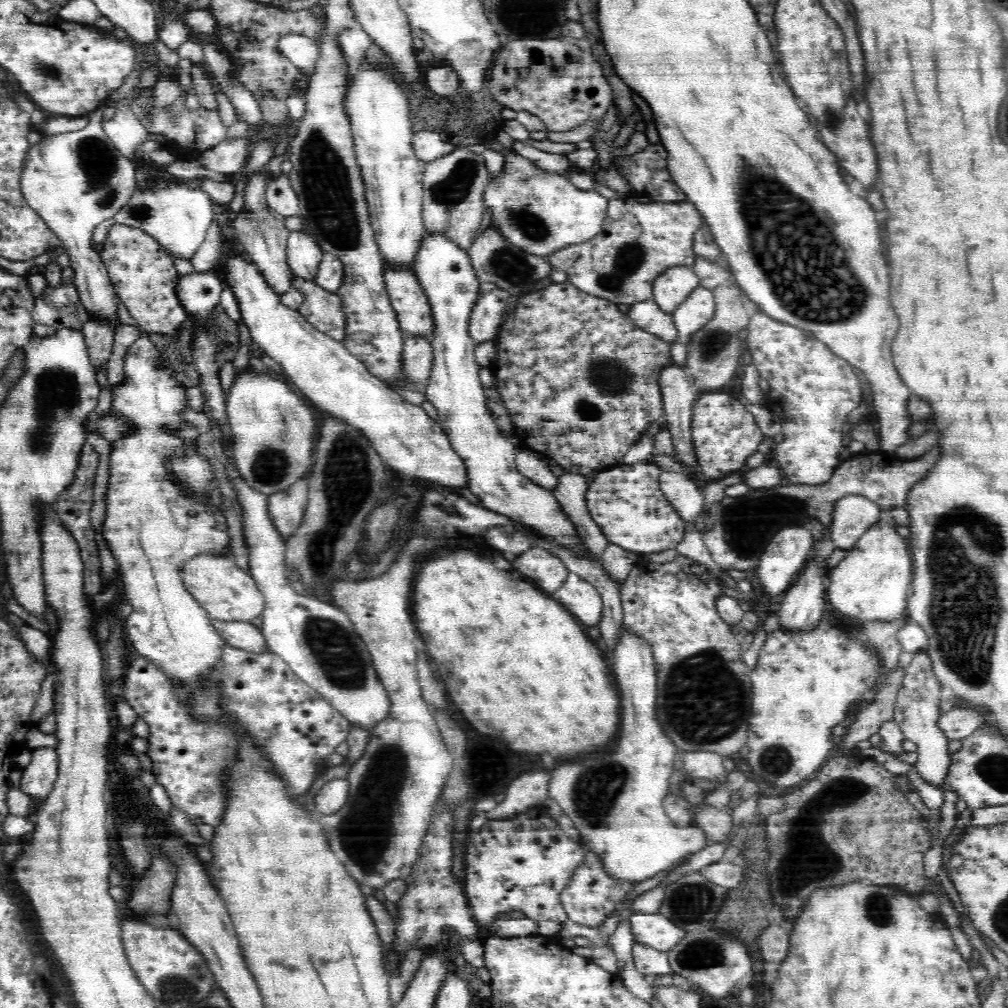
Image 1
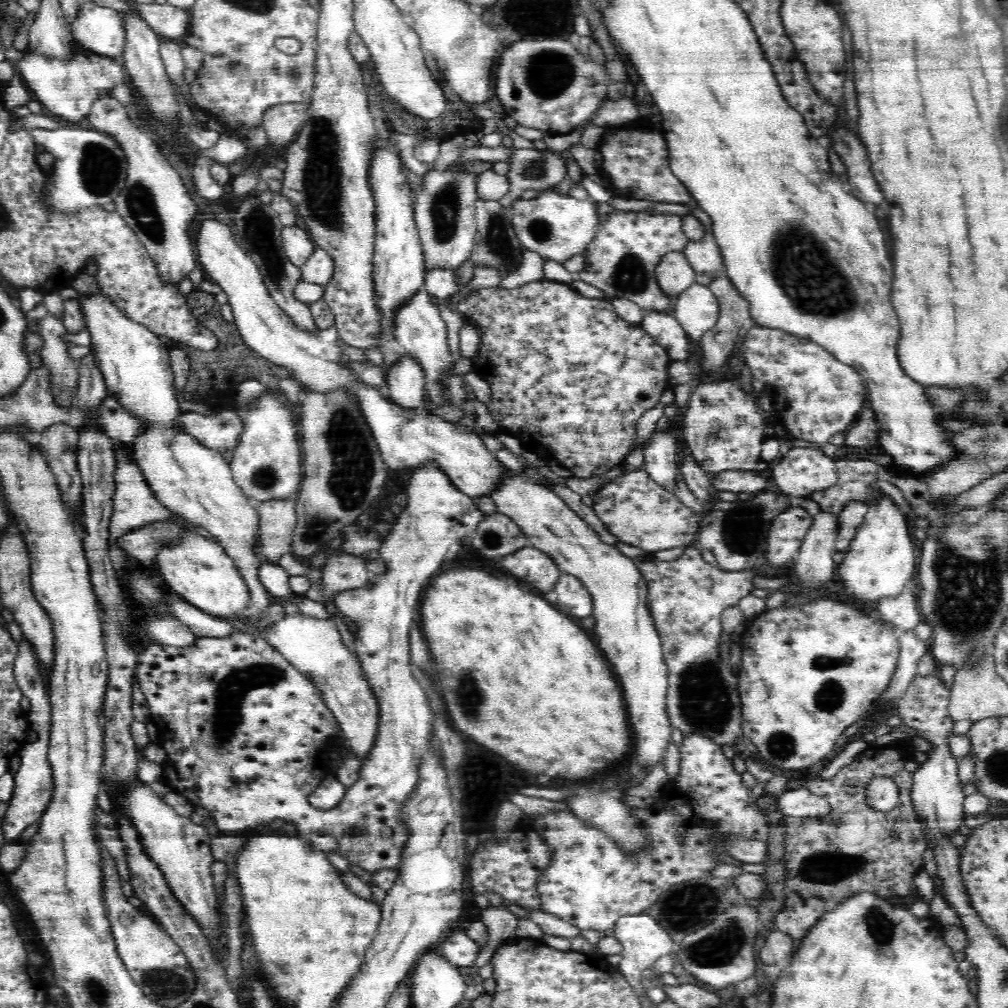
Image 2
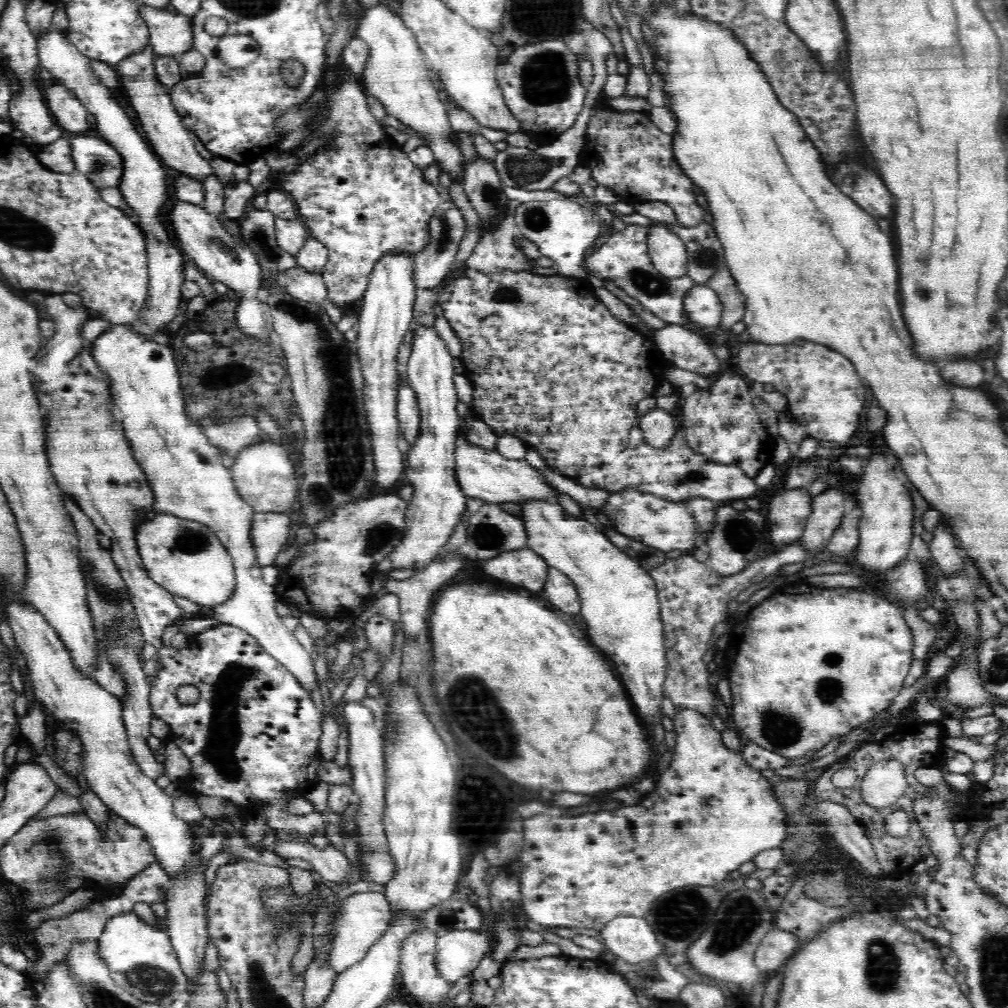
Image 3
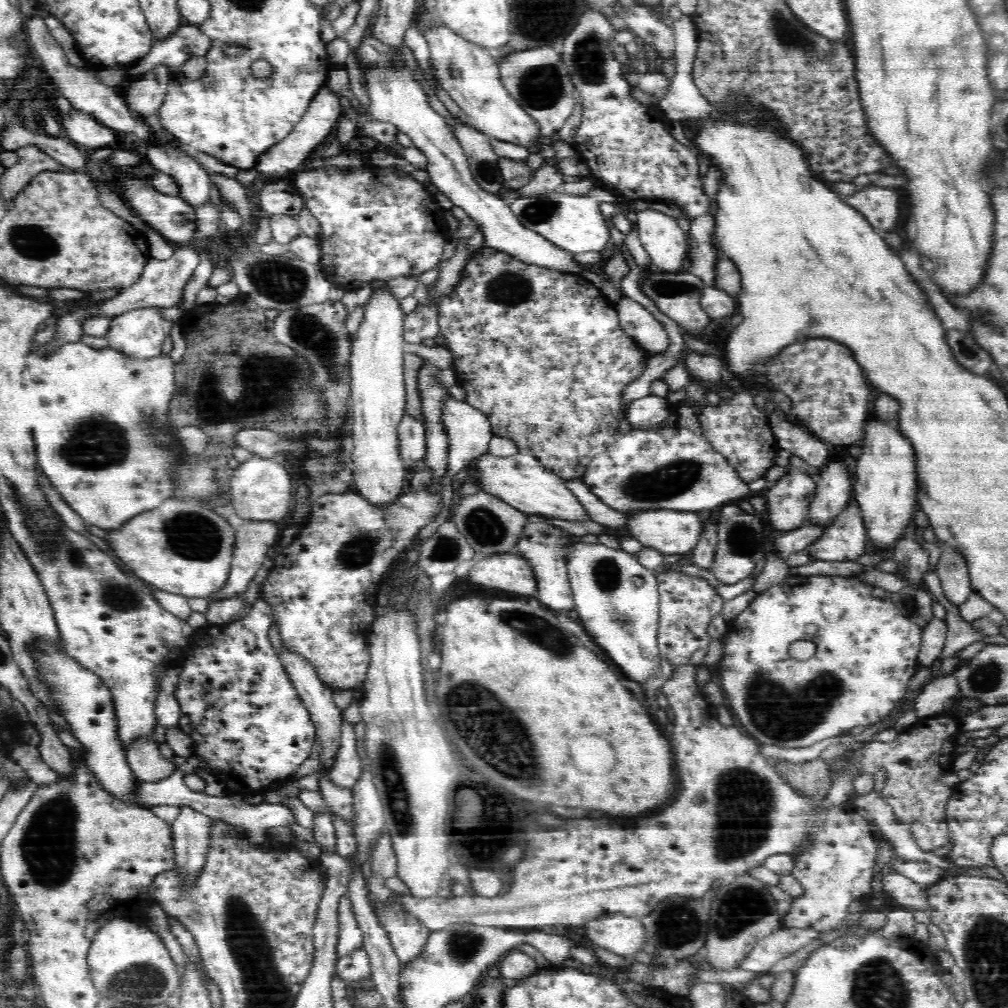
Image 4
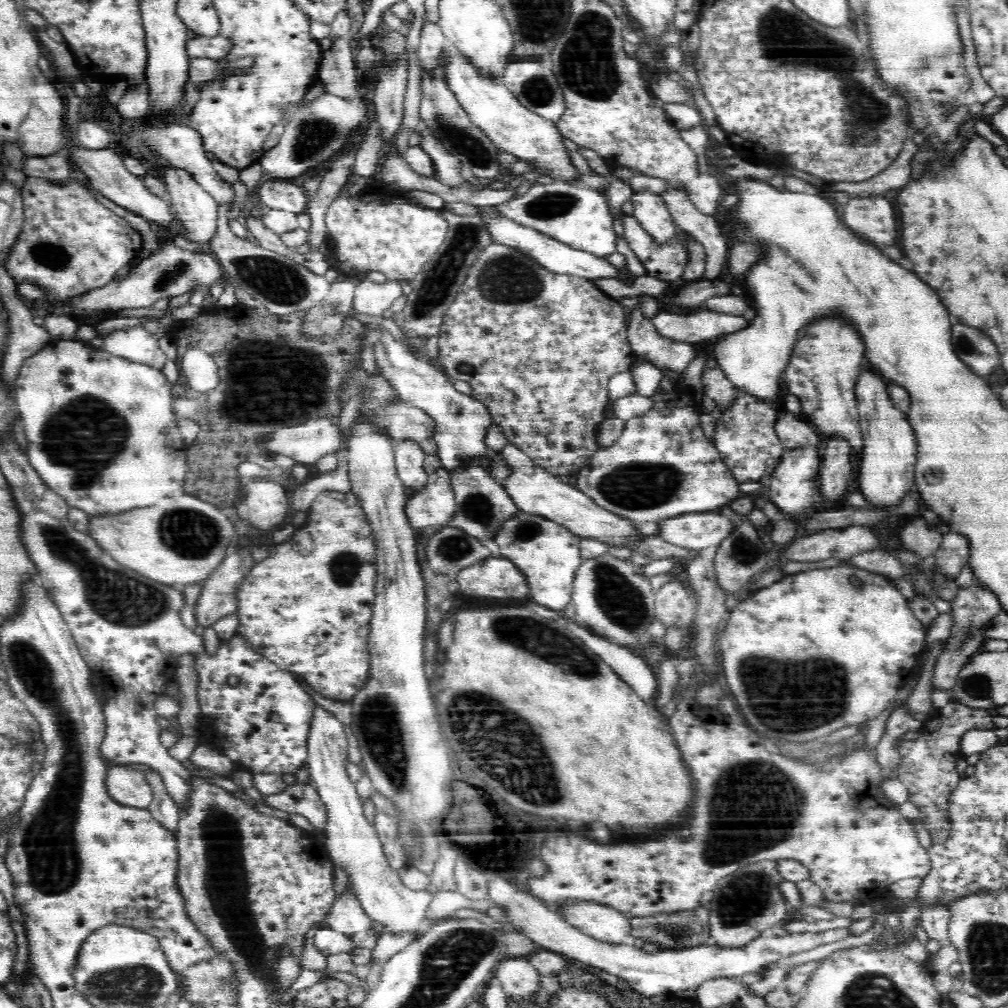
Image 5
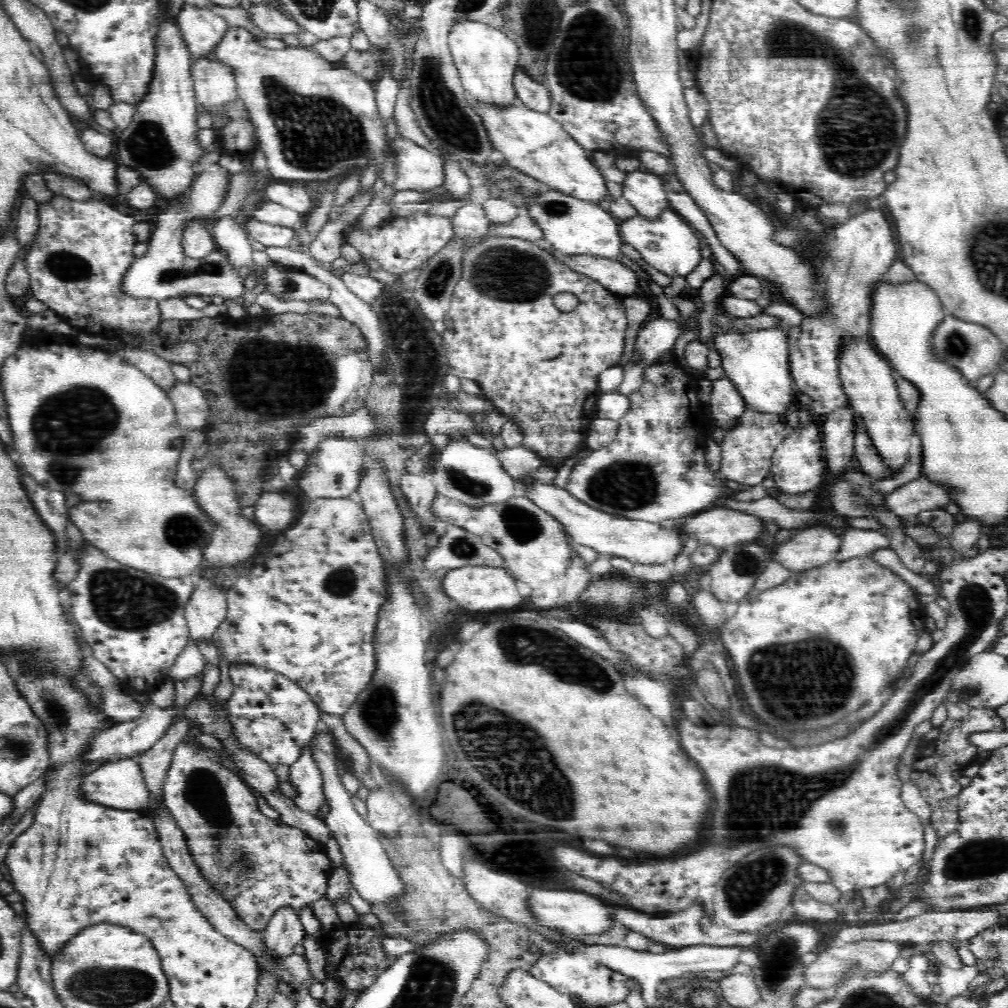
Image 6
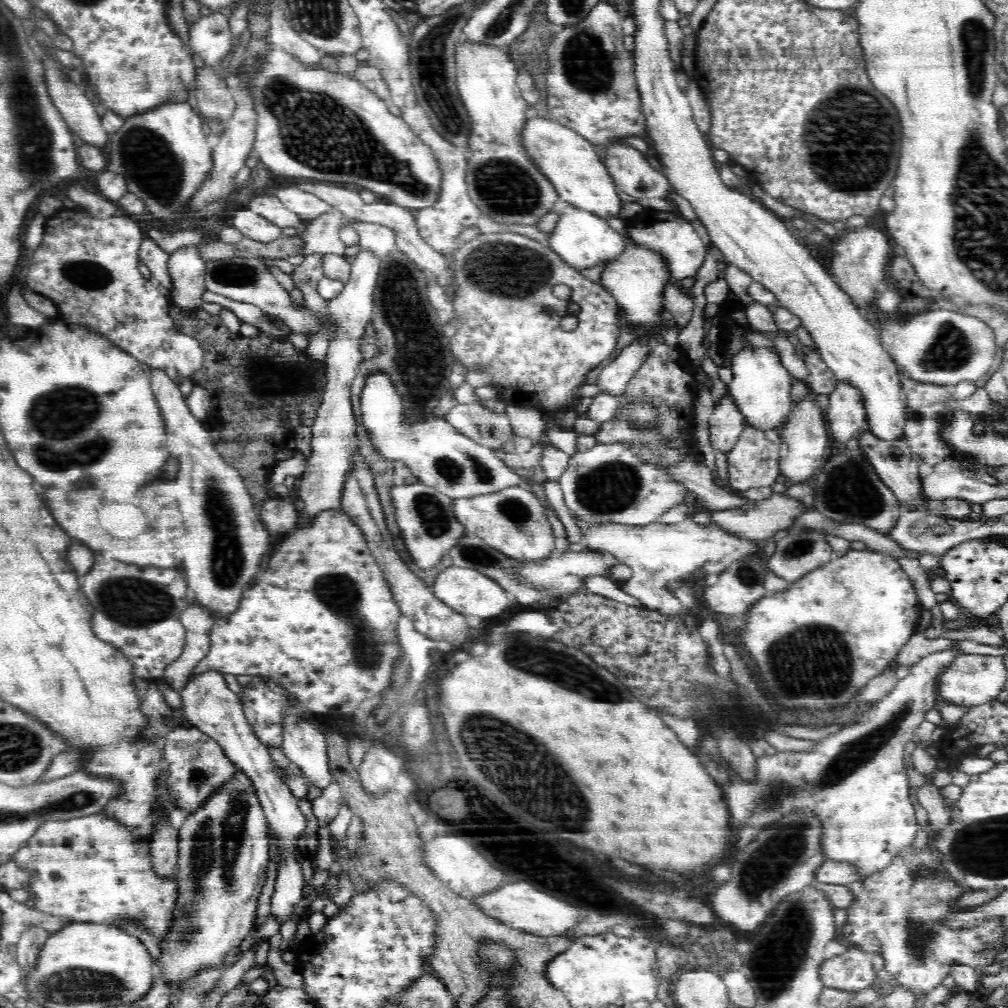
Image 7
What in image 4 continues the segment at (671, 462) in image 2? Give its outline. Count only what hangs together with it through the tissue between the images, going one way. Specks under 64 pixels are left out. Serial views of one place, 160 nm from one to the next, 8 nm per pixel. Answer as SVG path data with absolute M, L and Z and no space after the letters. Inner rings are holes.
M650 394L630 402L624 418L633 427L658 428L669 414L665 397Z

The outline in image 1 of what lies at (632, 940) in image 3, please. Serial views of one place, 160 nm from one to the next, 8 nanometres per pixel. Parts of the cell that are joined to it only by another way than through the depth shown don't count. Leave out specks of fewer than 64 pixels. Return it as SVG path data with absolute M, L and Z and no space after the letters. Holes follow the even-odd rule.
M638 912L631 914L627 920L631 936L634 937L634 944L642 944L656 950L672 950L687 933L660 913Z

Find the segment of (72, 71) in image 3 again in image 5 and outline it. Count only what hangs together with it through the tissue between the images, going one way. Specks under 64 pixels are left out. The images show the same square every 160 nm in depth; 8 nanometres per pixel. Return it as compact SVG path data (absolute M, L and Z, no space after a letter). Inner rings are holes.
M135 325L128 330L114 330L105 335L97 333L96 336L102 338L102 348L128 361L162 369L168 360L158 346L156 336L153 336L143 325Z

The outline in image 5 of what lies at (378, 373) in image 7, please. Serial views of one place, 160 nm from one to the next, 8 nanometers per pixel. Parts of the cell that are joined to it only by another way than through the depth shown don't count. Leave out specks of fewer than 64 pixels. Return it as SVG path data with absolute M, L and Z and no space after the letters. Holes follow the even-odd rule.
M470 462L464 468L454 470L452 474L452 492L456 492L455 502L459 507L457 516L449 522L449 526L461 529L466 534L476 538L488 550L491 550L492 557L499 557L499 548L495 544L494 536L500 524L508 517L514 516L519 512L516 504L504 486L498 486L482 466L476 466L476 462Z

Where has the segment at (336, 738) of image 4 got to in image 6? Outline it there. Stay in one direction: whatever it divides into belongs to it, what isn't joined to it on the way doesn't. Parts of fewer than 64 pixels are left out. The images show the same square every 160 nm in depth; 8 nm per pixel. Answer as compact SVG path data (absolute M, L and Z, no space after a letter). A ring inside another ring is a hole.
M321 725L309 749L320 769L322 781L324 781L323 793L328 810L323 821L340 847L343 867L349 872L354 890L369 904L386 904L388 899L403 891L403 884L382 843L378 840L378 832L367 823L366 818L358 813L352 803L352 795L348 793L342 783L341 774L338 774L338 765L334 762L334 758L338 758L337 742L332 737L332 733Z

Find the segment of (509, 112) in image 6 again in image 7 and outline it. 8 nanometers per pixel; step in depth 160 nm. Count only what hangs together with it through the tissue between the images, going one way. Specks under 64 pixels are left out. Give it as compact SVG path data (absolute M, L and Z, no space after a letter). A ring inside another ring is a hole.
M534 117L525 126L525 145L547 178L555 185L560 199L603 220L620 217L624 202L616 193L614 179L598 157L597 147L554 118Z

